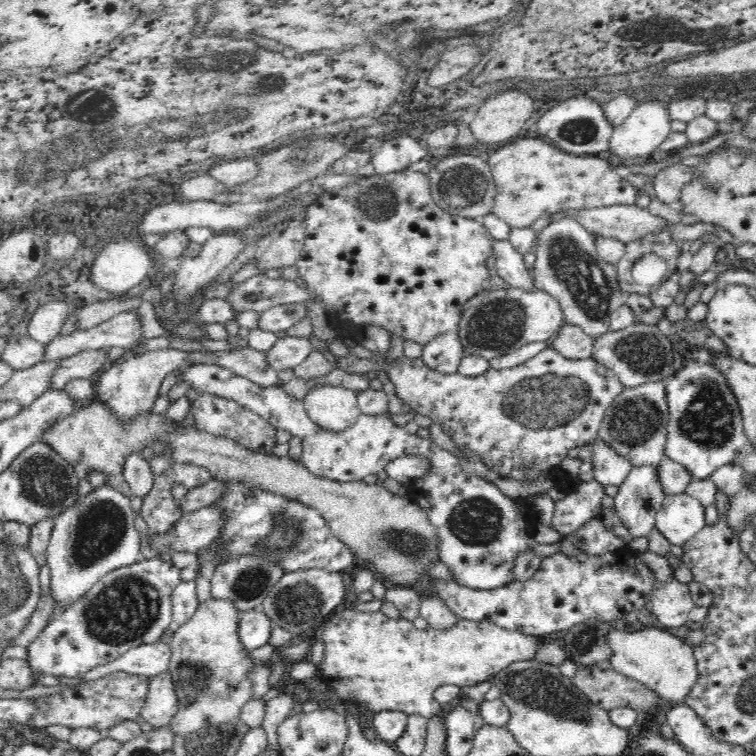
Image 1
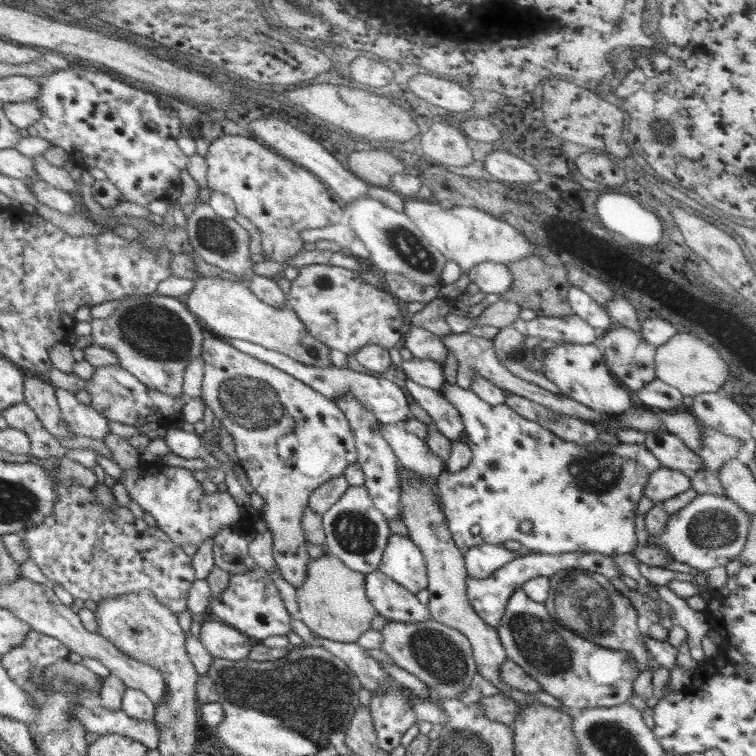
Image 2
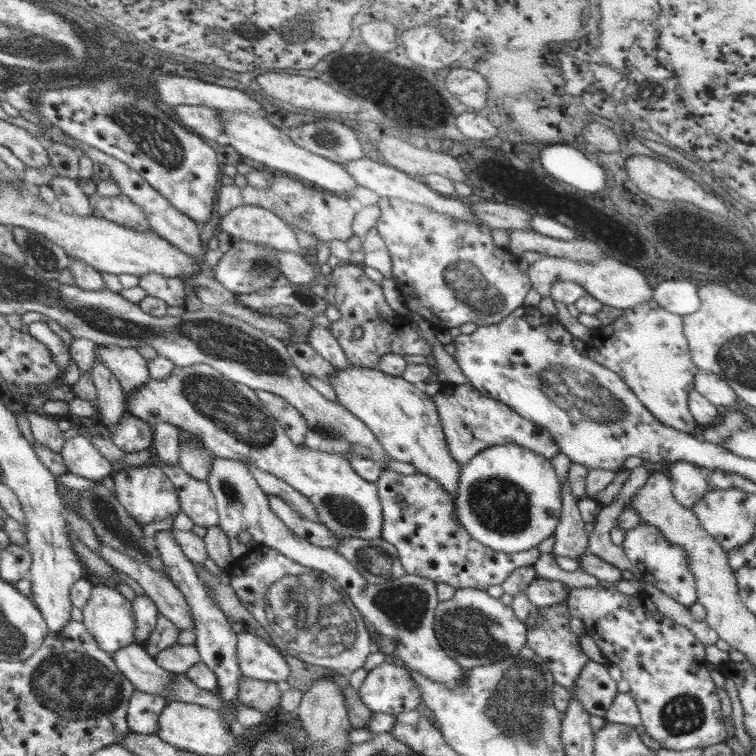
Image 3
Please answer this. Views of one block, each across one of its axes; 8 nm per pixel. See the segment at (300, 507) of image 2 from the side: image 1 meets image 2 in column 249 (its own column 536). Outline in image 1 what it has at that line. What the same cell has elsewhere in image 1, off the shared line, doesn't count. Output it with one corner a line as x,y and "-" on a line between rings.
553,347
542,350
538,356
516,368
490,369
478,376
440,373
431,370
422,358
411,360
407,357
400,358
392,368
384,364
383,372
387,372
386,375
381,373
386,385
395,388
398,398
409,404
416,413
428,416
442,426
442,430
457,446
469,447
502,478
525,479
528,482
534,482
544,475
550,476
554,468
560,469
570,448
578,448
595,439
606,409
625,387
600,362
592,358
567,360

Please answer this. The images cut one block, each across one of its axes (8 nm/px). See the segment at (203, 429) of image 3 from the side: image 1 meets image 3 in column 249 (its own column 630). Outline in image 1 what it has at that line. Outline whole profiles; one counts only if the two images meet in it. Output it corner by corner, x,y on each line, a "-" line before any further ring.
650,381
632,388
624,387
606,409
598,436
618,455
630,460
632,466
658,465
662,460
669,421
665,385
663,381

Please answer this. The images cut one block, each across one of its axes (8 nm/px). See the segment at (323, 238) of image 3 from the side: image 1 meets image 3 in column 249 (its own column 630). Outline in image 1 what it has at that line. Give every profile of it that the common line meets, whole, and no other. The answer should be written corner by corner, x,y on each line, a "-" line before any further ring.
540,136
522,138
488,156
496,196
492,213
502,218
510,229
532,228
539,218
548,219
556,212
590,210
615,205
634,205
639,190
624,180
621,168
614,168
600,158
565,153

